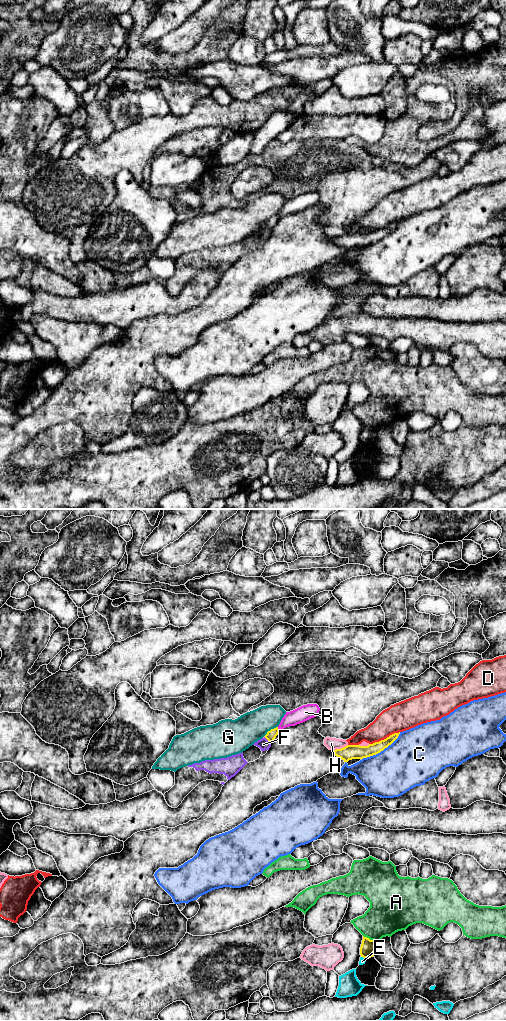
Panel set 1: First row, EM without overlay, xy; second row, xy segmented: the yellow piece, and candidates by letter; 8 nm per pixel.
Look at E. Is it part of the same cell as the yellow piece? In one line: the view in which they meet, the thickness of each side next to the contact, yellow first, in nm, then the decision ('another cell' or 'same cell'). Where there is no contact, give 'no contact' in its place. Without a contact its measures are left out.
meets yellow in xy; 120 nm thick on the yellow side, 50 nm on the other; another cell

